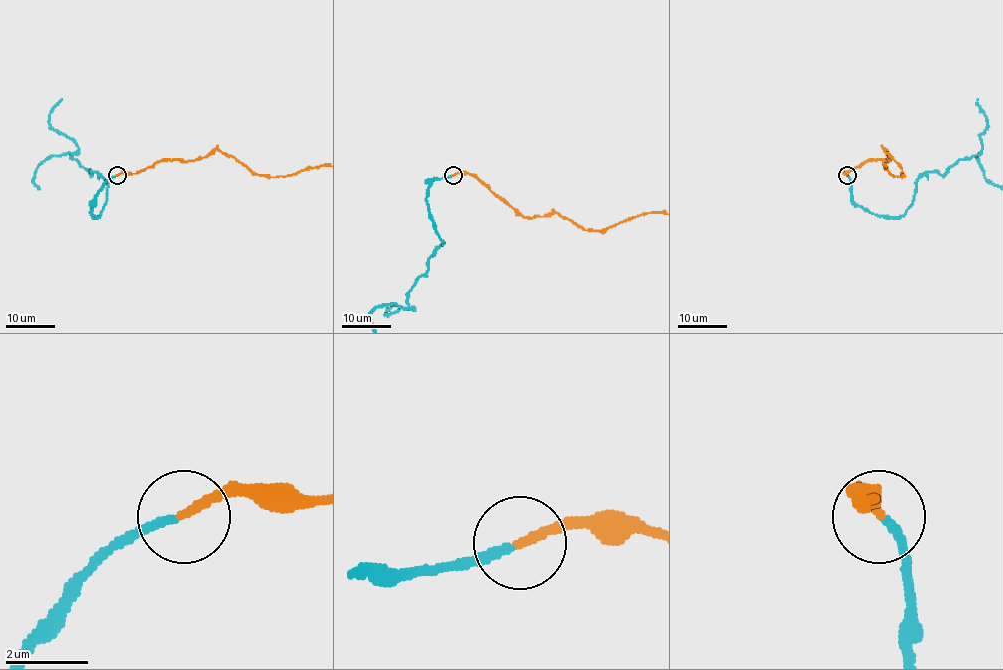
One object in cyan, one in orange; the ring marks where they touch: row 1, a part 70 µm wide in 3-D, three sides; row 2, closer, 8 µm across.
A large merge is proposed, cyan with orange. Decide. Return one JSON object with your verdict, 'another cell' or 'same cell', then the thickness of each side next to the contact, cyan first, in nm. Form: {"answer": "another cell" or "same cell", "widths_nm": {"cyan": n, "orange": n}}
{"answer": "same cell", "widths_nm": {"cyan": 190, "orange": 200}}

